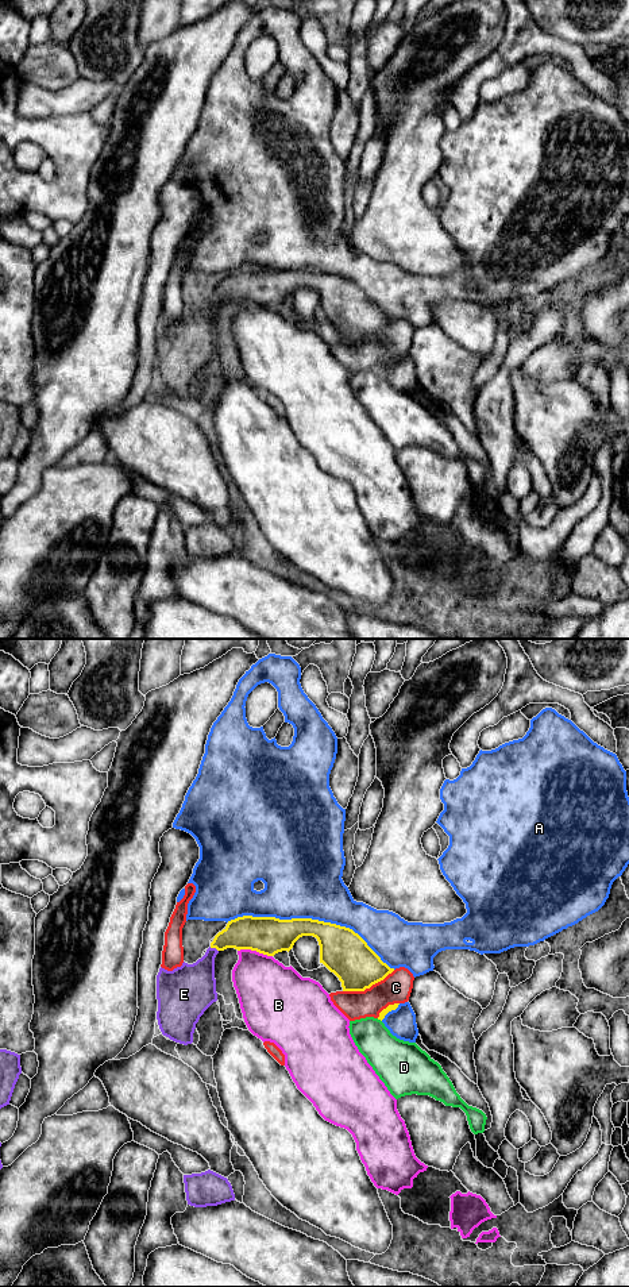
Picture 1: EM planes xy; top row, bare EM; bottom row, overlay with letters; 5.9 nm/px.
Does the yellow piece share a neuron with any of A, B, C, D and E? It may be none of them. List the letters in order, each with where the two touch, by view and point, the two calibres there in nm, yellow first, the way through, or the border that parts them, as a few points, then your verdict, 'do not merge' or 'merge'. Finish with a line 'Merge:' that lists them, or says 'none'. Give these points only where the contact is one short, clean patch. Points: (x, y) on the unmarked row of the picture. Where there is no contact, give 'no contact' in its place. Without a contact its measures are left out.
A: meets yellow in xy at (311, 270); 260 nm thick on the yellow side, 460 nm on the other; do not merge
B: meets yellow in xy at (255, 301); 220 nm thick on the yellow side, 360 nm on the other; do not merge
C: meets yellow in xy at (369, 339); 280 nm thick on the yellow side, 180 nm on the other; do not merge
D: meets yellow in xy at (379, 370); 40 nm thick on the yellow side, 240 nm on the other; do not merge
E: meets yellow in xy at (213, 299); 200 nm thick on the yellow side, 240 nm on the other; merge
Merge: E

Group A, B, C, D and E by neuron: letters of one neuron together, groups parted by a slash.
A / B / C / D / E

